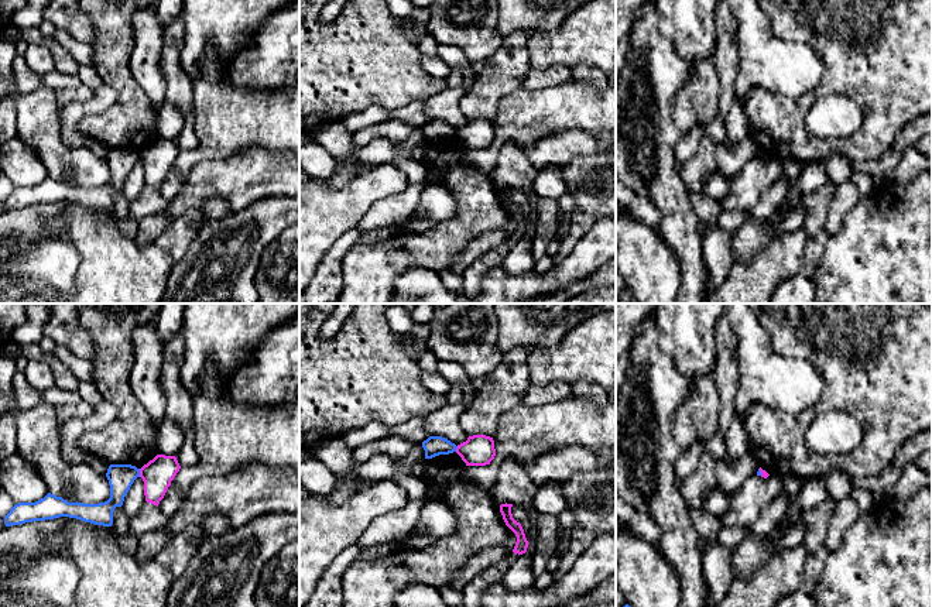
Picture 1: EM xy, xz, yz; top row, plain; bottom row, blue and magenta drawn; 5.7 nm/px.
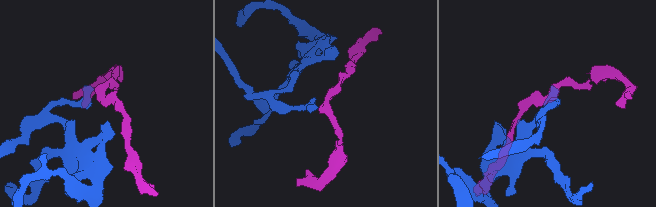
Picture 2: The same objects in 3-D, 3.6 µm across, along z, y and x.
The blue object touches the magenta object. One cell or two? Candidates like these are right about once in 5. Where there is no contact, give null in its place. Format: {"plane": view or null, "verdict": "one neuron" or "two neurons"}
{"plane": "xy", "verdict": "two neurons"}

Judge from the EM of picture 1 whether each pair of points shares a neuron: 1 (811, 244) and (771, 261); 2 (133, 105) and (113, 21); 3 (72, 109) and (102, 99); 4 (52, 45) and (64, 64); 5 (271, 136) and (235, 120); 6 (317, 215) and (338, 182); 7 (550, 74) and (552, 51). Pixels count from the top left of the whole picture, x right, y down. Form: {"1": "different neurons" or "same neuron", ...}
{"1": "different neurons", "2": "same neuron", "3": "same neuron", "4": "same neuron", "5": "same neuron", "6": "different neurons", "7": "different neurons"}

